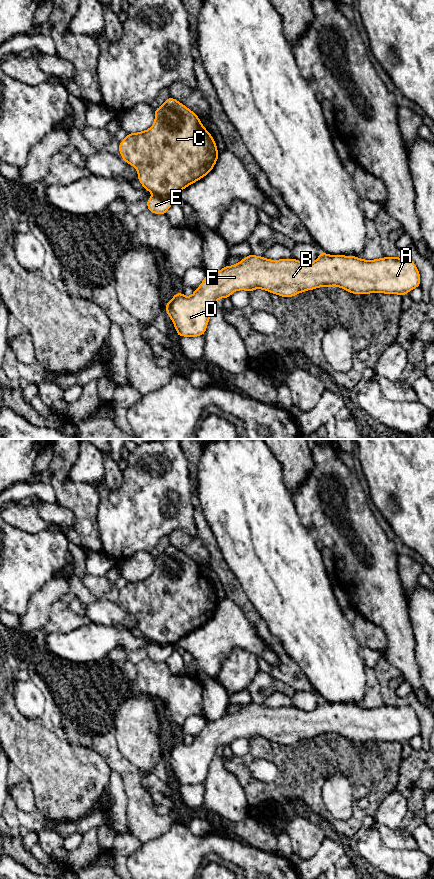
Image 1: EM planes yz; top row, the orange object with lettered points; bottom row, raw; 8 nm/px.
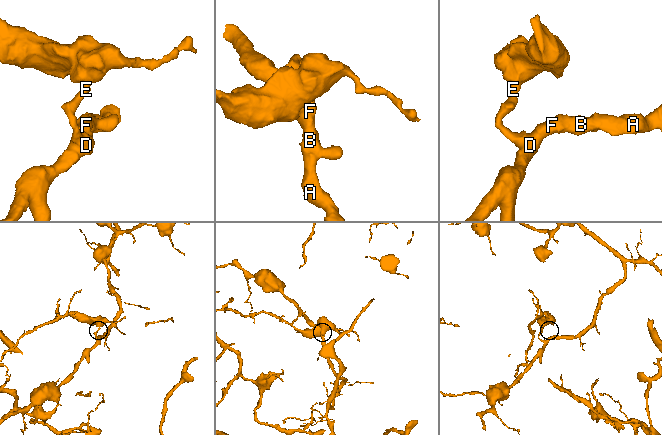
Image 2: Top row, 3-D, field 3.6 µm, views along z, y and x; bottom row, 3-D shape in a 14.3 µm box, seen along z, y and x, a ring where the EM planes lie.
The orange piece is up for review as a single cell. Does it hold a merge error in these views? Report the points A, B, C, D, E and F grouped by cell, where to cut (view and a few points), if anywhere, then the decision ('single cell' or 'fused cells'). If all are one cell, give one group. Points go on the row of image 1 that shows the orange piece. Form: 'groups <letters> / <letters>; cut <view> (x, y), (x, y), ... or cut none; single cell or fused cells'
groups A B D E F / C; cut yz (154, 194), (172, 198); fused cells

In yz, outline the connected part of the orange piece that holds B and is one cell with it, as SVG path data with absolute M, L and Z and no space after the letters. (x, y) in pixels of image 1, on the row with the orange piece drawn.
M321 252L314 262L304 263L294 258L269 260L251 254L233 266L206 275L190 297L176 293L165 307L177 336L198 337L204 335L217 300L235 291L263 289L292 297L322 286L338 286L352 294L404 296L420 286L420 274L408 258L363 260Z

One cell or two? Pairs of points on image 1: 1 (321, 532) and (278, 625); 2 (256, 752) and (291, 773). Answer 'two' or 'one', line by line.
1: two
2: one

